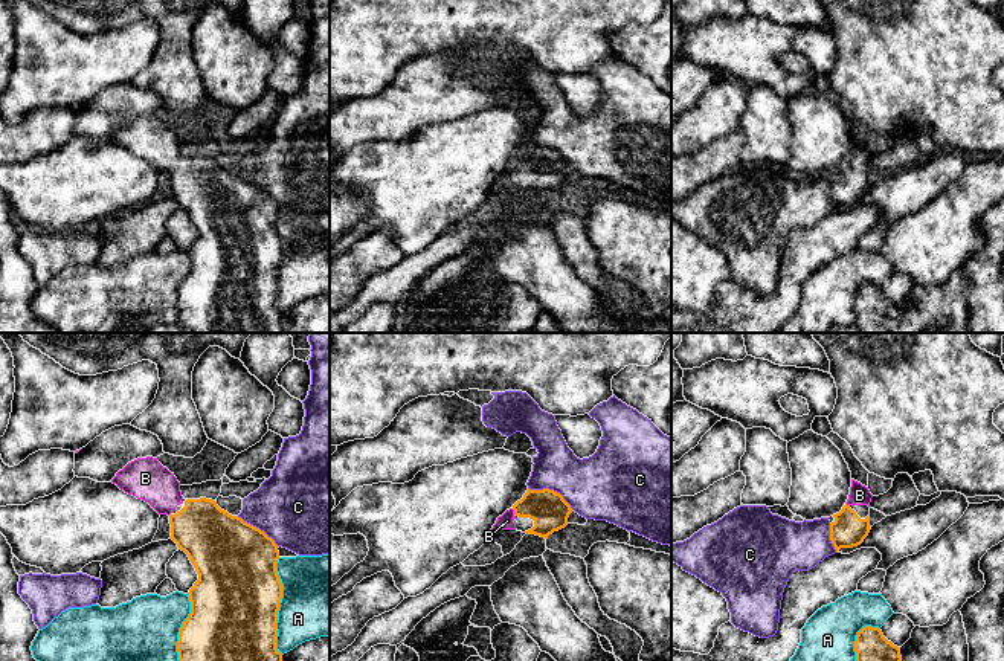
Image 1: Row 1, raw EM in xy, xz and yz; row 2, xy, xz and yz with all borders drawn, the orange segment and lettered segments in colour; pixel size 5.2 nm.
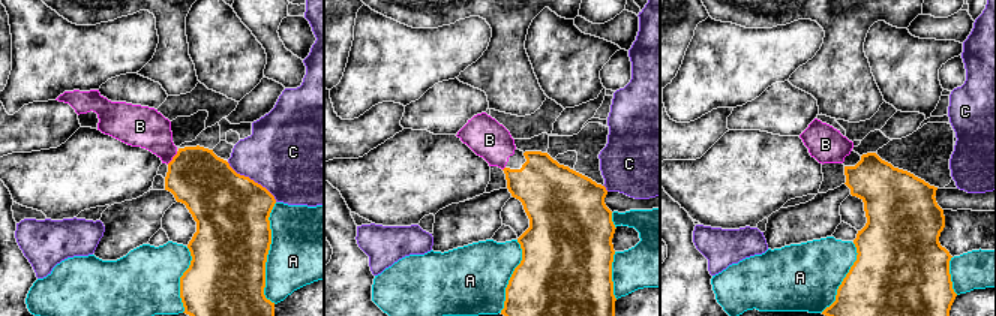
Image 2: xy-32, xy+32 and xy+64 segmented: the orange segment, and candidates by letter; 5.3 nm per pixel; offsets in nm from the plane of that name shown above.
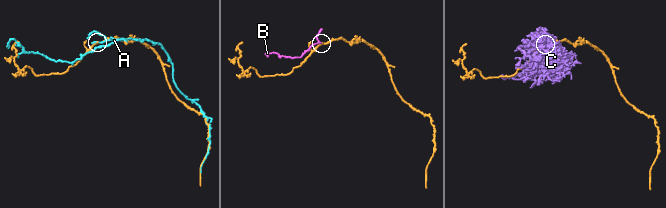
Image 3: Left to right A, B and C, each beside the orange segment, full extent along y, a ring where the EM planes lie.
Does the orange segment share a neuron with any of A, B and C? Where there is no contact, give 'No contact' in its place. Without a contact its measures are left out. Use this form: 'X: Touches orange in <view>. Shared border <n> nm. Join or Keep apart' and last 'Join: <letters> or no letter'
A: Touches orange in xy. Shared border 500 nm. Keep apart
B: Touches orange in xz. Shared border 40 nm. Join
C: Touches orange in xz. Shared border 280 nm. Keep apart
Join: B

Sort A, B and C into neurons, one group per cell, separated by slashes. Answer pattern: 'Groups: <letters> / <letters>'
Groups: A / B / C

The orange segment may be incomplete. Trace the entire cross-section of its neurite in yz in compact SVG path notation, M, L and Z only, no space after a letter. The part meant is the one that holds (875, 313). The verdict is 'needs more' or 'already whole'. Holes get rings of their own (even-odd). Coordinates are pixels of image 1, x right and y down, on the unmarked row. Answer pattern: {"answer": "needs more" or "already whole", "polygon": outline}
{"answer": "already whole", "polygon": "M862 285L854 299L856 322L862 333L899 333L900 305L888 299L879 285Z"}

